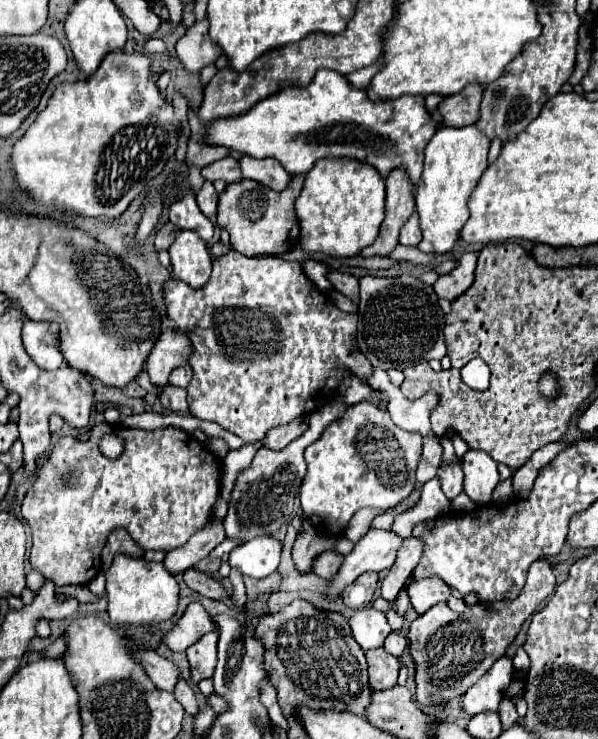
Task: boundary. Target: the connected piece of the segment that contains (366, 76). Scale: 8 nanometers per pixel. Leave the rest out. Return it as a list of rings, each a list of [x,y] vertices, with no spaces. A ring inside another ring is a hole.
[[[381,55],[374,65],[355,71],[347,75],[346,78],[354,88],[364,89],[373,76],[382,69],[383,65],[384,57]]]

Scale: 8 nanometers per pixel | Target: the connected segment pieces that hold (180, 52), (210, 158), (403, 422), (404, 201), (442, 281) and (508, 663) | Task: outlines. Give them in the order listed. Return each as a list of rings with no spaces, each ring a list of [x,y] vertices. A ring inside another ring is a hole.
[[[207,20],[193,24],[185,32],[185,36],[177,42],[175,50],[177,50],[177,58],[191,74],[199,74],[205,66],[213,64],[221,56],[221,50],[217,50],[217,46],[209,42]]]
[[[188,110],[188,122],[191,130],[189,139],[189,148],[187,148],[187,164],[189,166],[207,166],[209,162],[215,162],[215,160],[221,160],[223,156],[231,154],[229,148],[225,146],[213,146],[213,144],[205,144],[203,142],[203,128],[196,112]]]
[[[381,370],[373,372],[369,386],[375,386],[377,390],[381,390],[383,400],[387,402],[387,410],[399,428],[409,430],[409,432],[417,432],[423,438],[433,436],[431,424],[429,424],[429,412],[435,406],[433,394],[427,394],[421,400],[411,402],[401,394],[399,386],[391,384],[387,372],[381,372]]]
[[[393,170],[389,174],[387,184],[387,200],[385,200],[385,220],[381,224],[377,240],[361,252],[363,258],[371,256],[389,256],[399,244],[399,232],[407,218],[415,212],[413,186],[405,178],[403,170]]]
[[[469,252],[459,258],[459,266],[453,272],[439,276],[439,280],[433,284],[433,290],[439,298],[453,302],[471,288],[473,280],[475,280],[475,254]]]
[[[501,656],[489,672],[477,680],[459,702],[469,714],[479,714],[485,710],[497,710],[503,694],[507,692],[513,678],[513,660],[511,656]]]

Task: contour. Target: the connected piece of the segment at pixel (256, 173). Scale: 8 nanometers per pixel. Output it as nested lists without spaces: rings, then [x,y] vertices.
[[[243,156],[239,160],[241,164],[241,172],[243,178],[261,182],[265,186],[269,186],[275,192],[283,192],[289,184],[291,184],[291,174],[281,166],[281,162],[277,162],[275,158],[253,158],[253,156]]]

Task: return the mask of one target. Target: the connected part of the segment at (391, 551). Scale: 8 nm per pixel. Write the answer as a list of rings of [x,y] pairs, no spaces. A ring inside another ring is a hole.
[[[371,528],[355,544],[355,550],[345,556],[339,574],[331,580],[333,588],[329,588],[325,592],[325,596],[327,598],[341,596],[343,588],[347,584],[355,582],[355,578],[363,572],[369,572],[369,570],[381,572],[381,570],[391,568],[395,558],[397,558],[397,550],[401,548],[401,544],[403,544],[403,538],[399,534],[395,534],[393,530]]]

